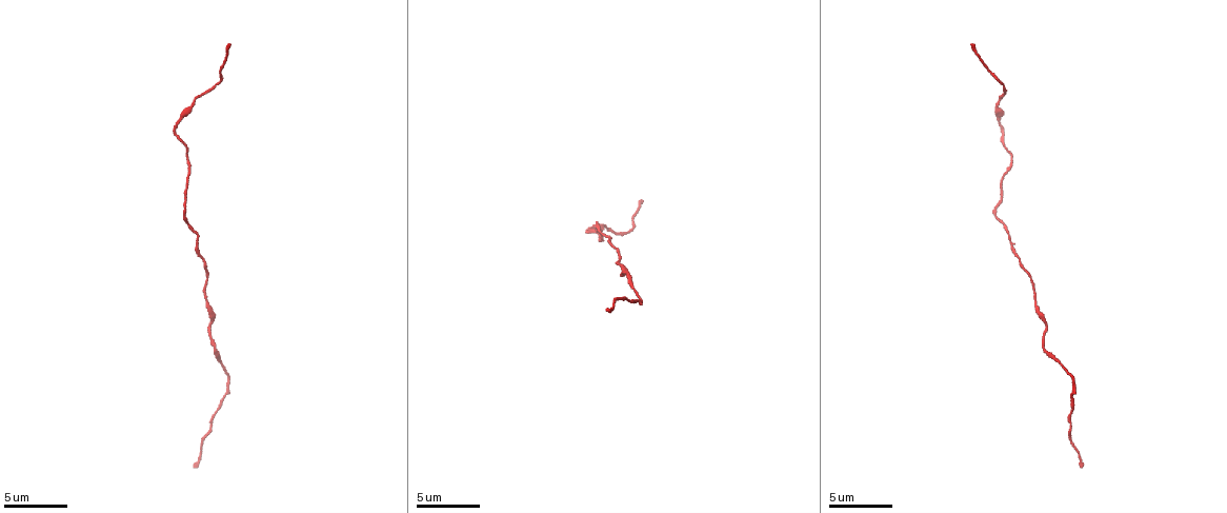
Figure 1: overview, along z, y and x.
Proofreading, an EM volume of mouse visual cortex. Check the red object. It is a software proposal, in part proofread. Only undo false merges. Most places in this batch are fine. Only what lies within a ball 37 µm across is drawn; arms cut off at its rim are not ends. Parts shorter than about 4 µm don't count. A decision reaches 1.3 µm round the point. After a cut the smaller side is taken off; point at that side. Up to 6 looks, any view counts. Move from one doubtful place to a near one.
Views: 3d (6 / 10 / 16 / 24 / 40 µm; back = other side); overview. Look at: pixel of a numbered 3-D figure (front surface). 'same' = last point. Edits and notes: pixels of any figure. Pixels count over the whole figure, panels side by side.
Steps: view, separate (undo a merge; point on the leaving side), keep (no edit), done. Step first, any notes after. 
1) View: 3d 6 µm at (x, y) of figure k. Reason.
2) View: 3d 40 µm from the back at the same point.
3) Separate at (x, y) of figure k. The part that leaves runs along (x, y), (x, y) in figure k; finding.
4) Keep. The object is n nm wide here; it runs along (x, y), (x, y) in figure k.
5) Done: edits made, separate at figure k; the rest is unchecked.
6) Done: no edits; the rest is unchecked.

View: 3d 10 µm at (199, 252) of figure 1.

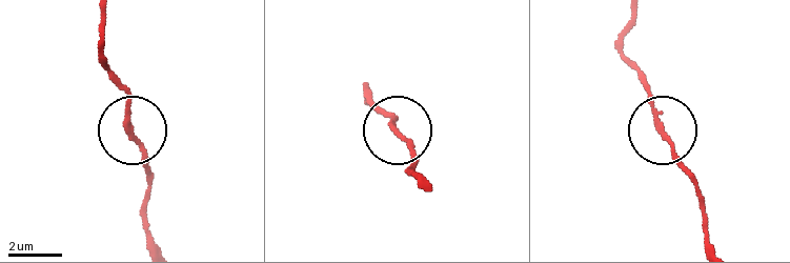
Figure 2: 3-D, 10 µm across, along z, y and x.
View: 3d 6 µm at (393, 130) of figure 2.

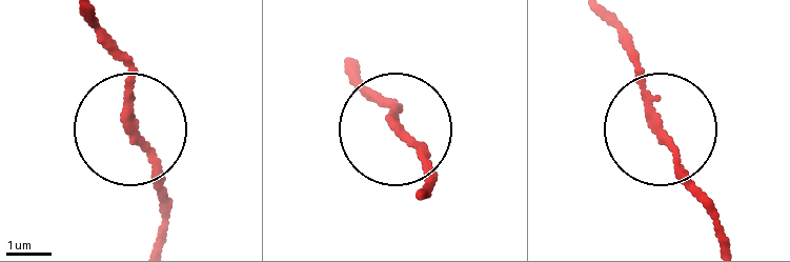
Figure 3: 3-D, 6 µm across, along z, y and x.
Keep. The object is 170 nm wide here; it runs along (136, 121), (133, 140), (162, 204) in figure 3; one neuron here.

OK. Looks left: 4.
View: 3d 10 µm at (634, 287) of figure 1. Calibre changes.

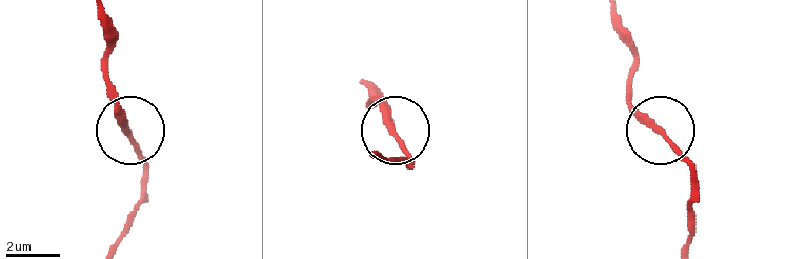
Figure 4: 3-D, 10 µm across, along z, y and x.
Keep. The object is 200 nm wide here; it runs along (99, 16), (105, 91), (146, 177) in figure 4; one neuron here.

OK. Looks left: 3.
View: 3d 10 µm at (176, 130) of figure 1. Sudden change in width.

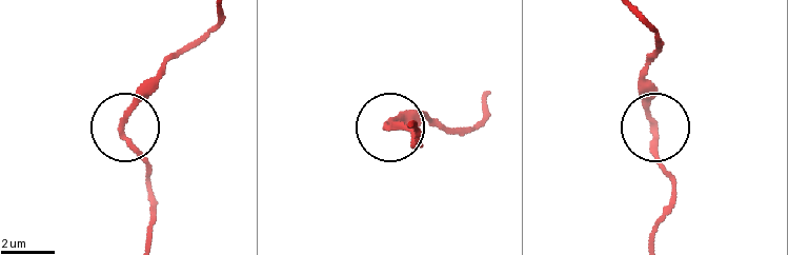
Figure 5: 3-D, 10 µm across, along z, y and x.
View: 3d 10 µm from the back at (386, 125) of figure 5. Other side.

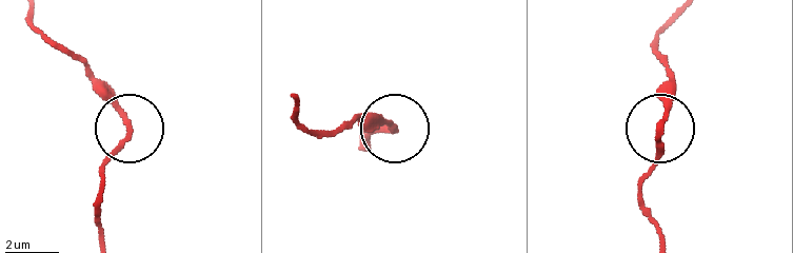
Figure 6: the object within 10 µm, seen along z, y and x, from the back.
Keep. It runs along (101, 240), (101, 172), (129, 124), (87, 73) in figure 6; all the same neuron.

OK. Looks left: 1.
Done: no edits; the rest is unchecked.

